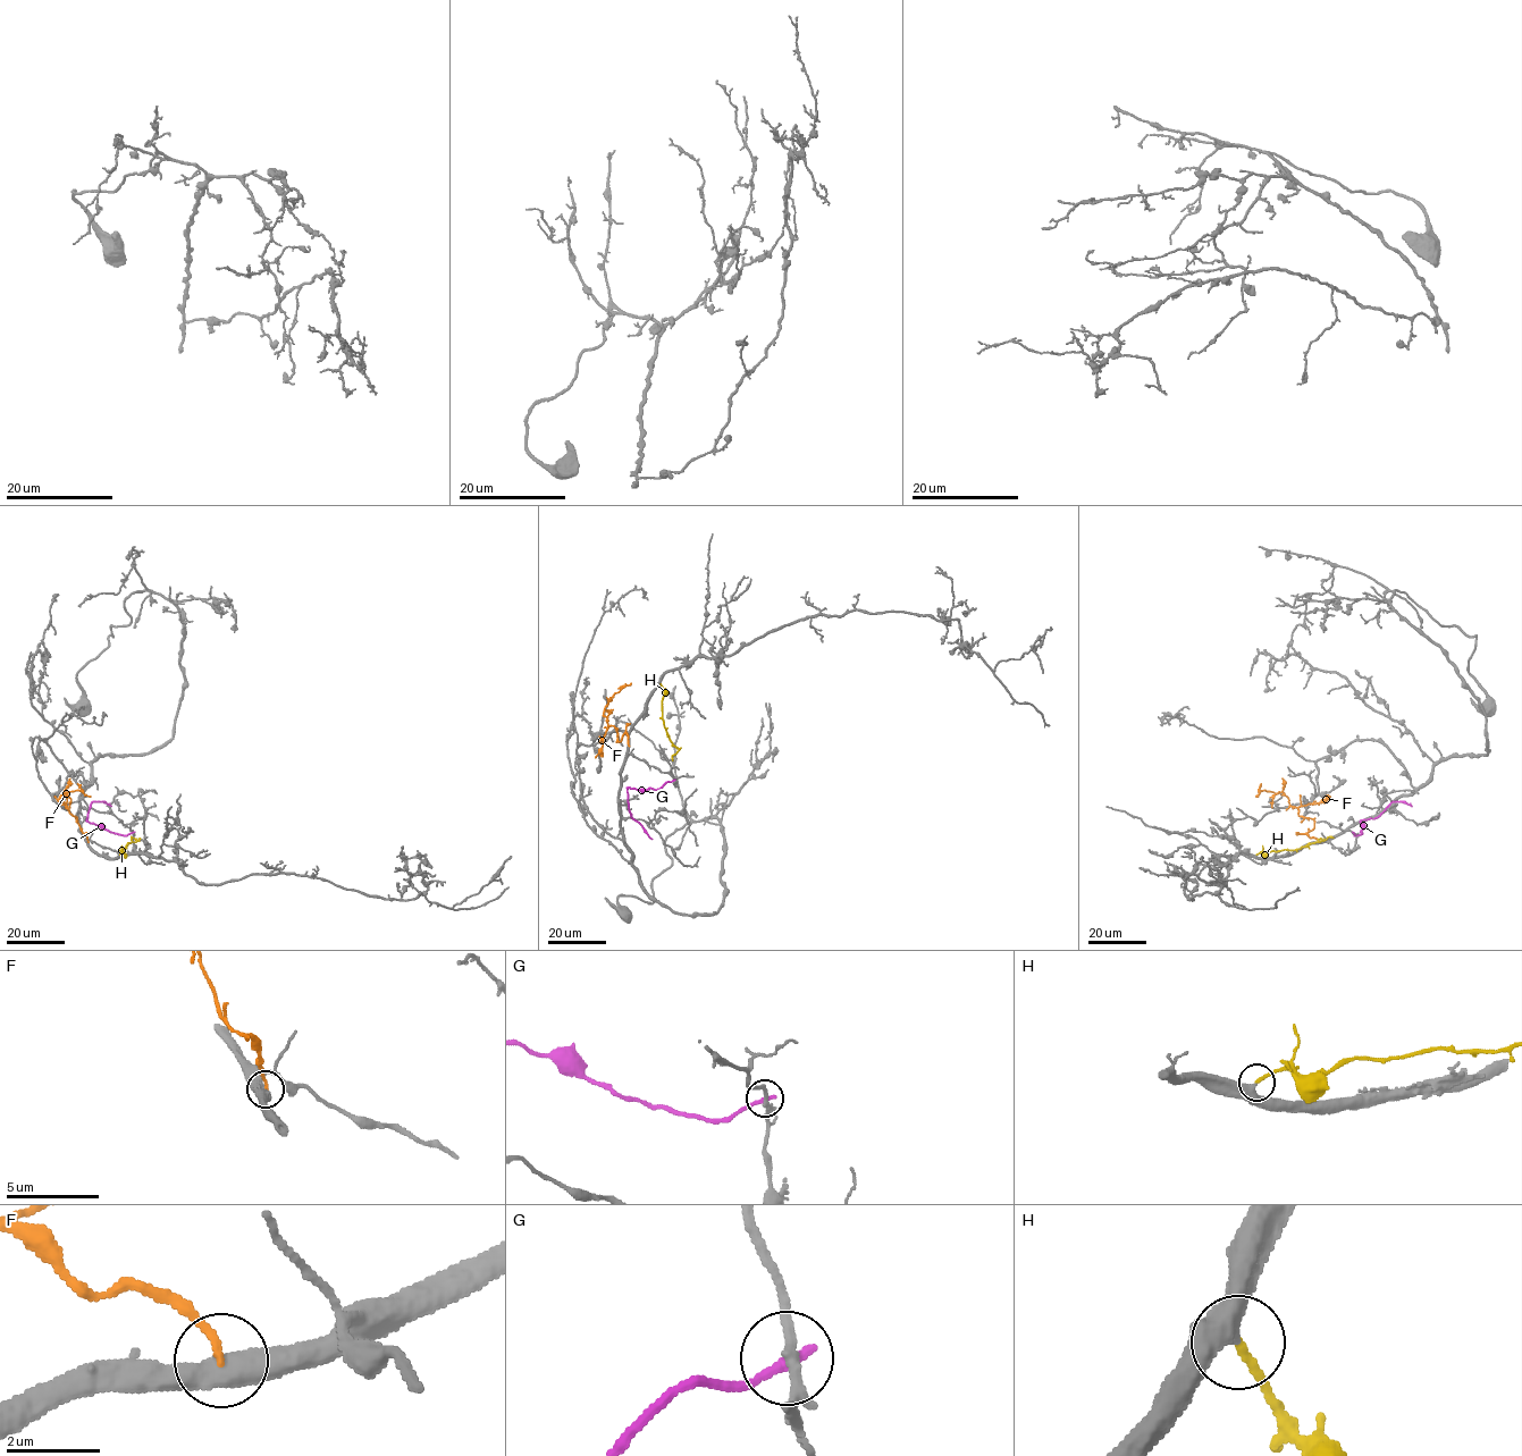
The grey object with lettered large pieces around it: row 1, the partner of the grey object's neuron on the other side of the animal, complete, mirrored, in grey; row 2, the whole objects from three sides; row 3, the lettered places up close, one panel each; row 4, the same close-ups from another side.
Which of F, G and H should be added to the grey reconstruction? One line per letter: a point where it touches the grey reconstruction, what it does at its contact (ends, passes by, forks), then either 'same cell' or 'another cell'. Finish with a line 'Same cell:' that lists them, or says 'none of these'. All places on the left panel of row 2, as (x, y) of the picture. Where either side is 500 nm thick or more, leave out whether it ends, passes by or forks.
F: contact (87, 842); another cell
G: contact (133, 832); it ends; another cell
H: contact (119, 855); it ends; same cell
Same cell: H

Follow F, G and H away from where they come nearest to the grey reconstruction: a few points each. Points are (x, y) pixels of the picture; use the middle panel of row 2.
F: (629, 746), (625, 732), (619, 741), (617, 732), (608, 724), (603, 714), (615, 693), (631, 682)
G: (673, 780), (654, 790), (627, 789), (630, 815), (652, 839)
H: (659, 683), (664, 691), (662, 707), (664, 728), (679, 749), (672, 760)

